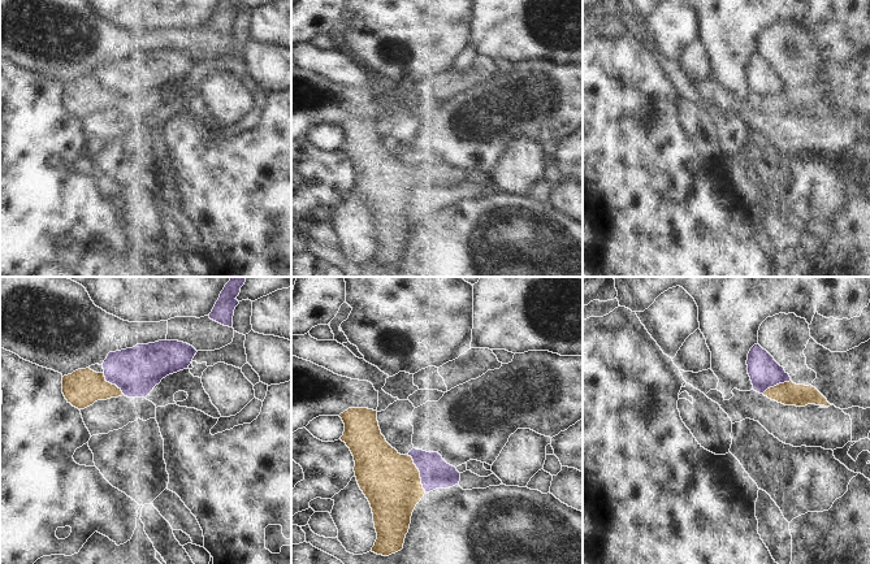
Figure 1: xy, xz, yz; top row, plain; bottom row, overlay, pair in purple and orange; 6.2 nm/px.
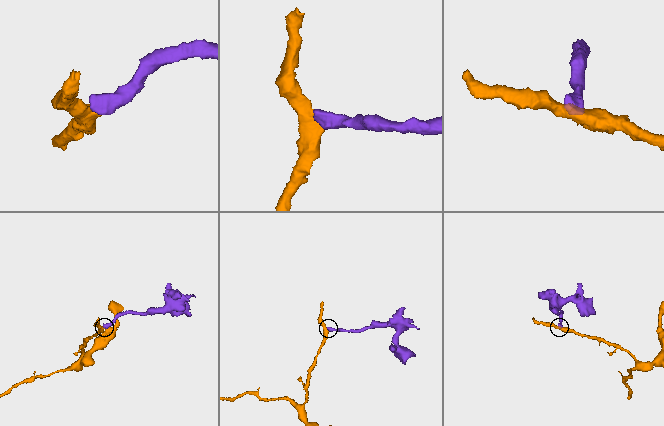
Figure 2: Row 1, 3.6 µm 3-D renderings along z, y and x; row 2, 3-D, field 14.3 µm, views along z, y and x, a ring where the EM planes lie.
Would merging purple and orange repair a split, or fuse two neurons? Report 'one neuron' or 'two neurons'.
two neurons

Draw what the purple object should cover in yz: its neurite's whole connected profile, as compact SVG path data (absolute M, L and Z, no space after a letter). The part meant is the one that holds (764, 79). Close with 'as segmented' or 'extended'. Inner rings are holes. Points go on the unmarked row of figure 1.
M758 52L750 57L746 74L753 99L759 103L763 103L767 97L779 92L791 90L784 77Z | as segmented

